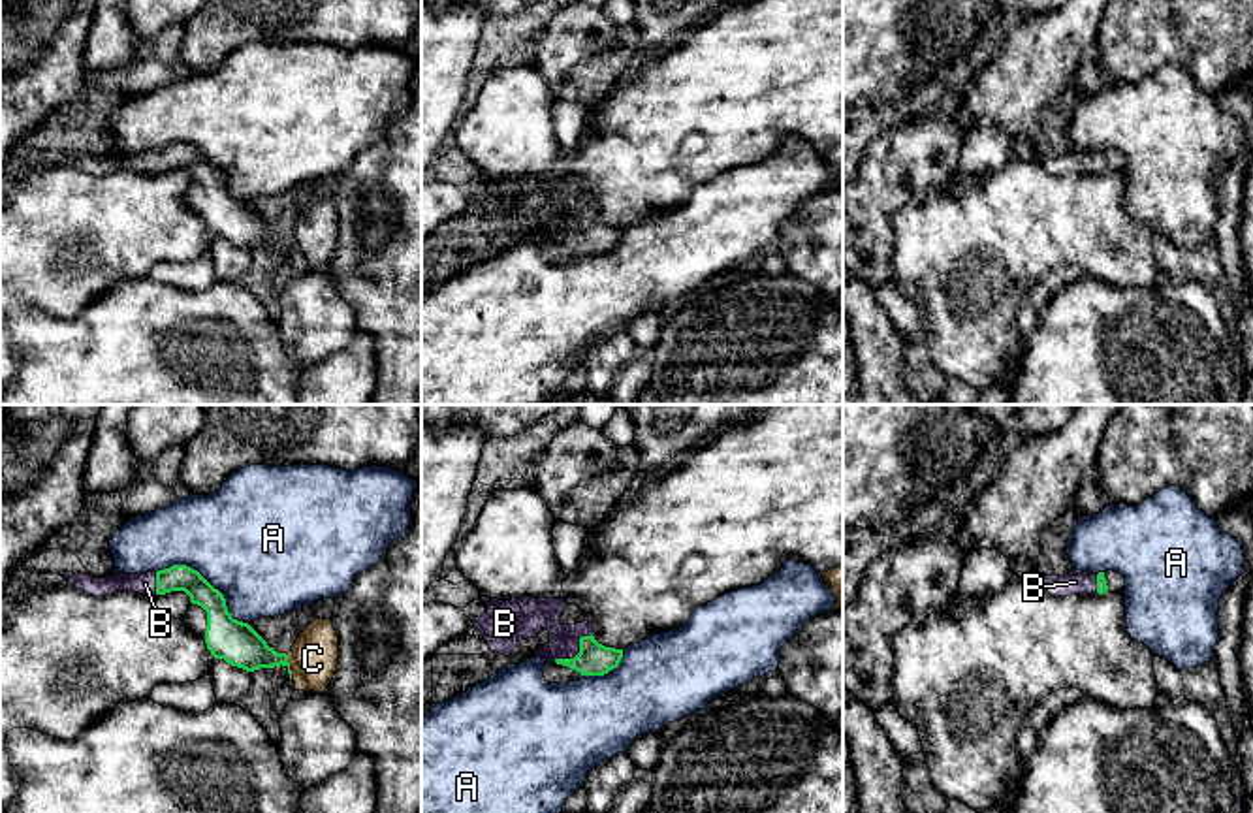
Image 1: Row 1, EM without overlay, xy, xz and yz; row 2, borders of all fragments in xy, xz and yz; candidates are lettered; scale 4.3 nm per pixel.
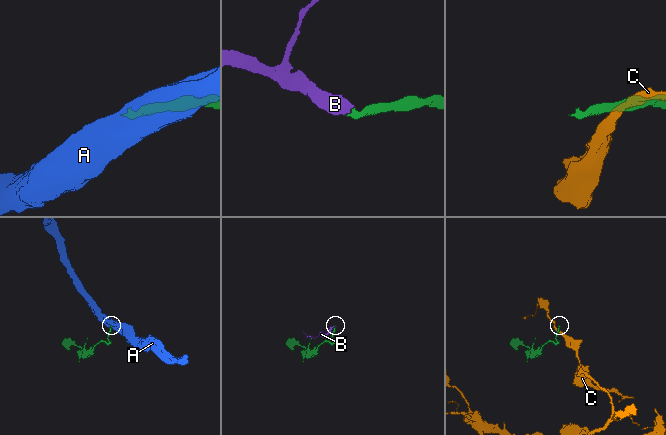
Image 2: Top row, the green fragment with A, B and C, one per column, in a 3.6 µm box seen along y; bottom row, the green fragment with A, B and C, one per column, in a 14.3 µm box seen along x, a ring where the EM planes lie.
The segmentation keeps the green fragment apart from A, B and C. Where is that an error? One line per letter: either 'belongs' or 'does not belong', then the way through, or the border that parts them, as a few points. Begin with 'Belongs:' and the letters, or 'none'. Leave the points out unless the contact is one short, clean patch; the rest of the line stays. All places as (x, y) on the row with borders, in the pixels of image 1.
Belongs: B
A: does not belong
B: belongs; runs through xz (593, 659), (580, 652), (542, 614), (535, 614)
C: does not belong; border along xy (285, 653), (292, 678)

